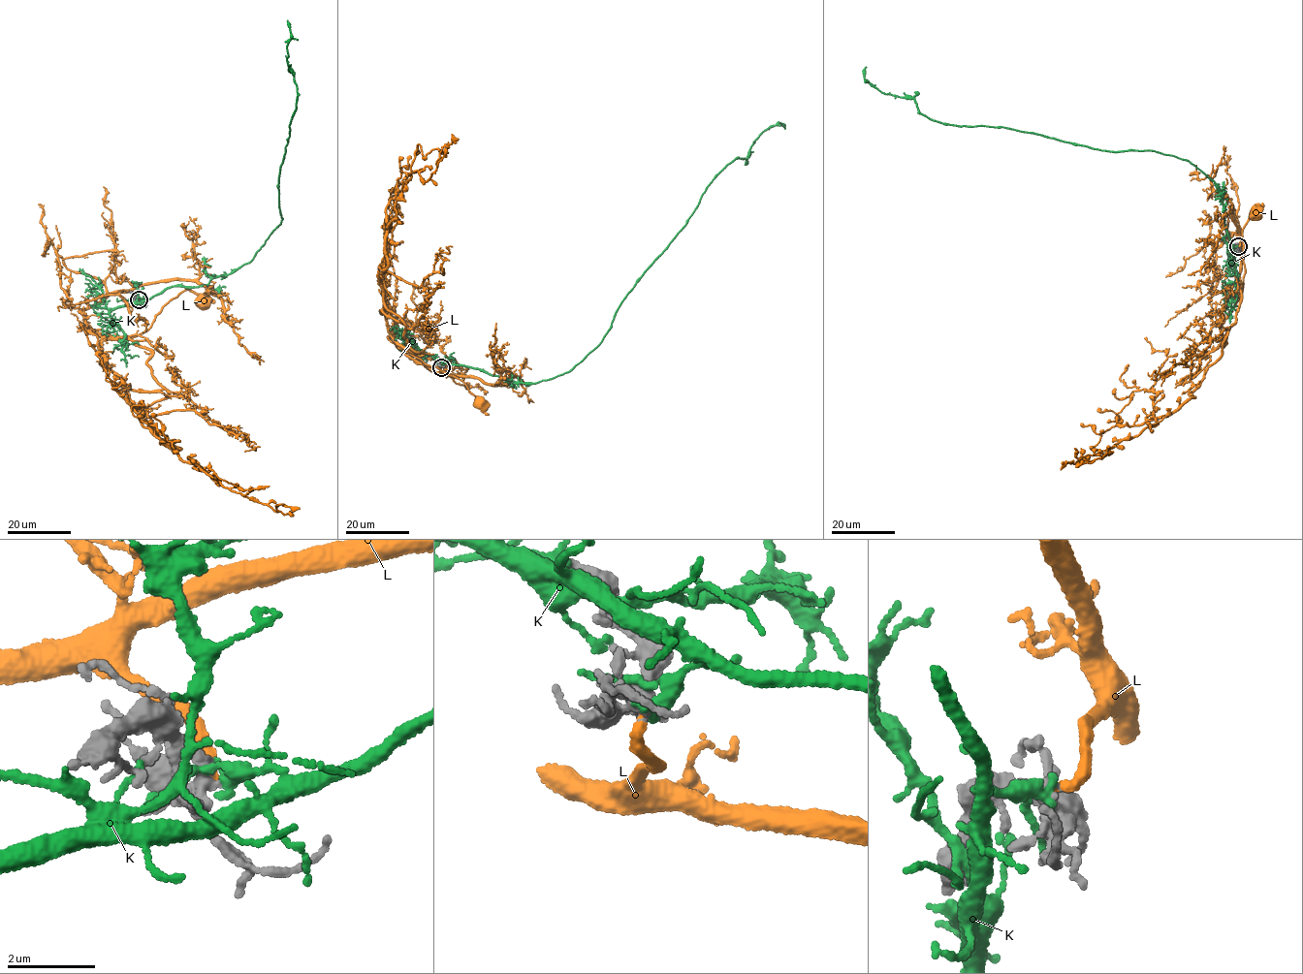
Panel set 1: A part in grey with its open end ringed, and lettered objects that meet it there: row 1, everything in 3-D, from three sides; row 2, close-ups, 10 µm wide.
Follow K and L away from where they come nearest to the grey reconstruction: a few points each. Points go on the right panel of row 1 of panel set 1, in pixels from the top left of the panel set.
K: (1233, 249), (1218, 189), (1184, 159), (935, 121), (913, 99), (883, 93), (868, 81), (866, 67)
L: (1238, 246), (1244, 242), (1237, 279), (1229, 292), (1237, 298), (1245, 267), (1243, 230), (1255, 205), (1254, 213)

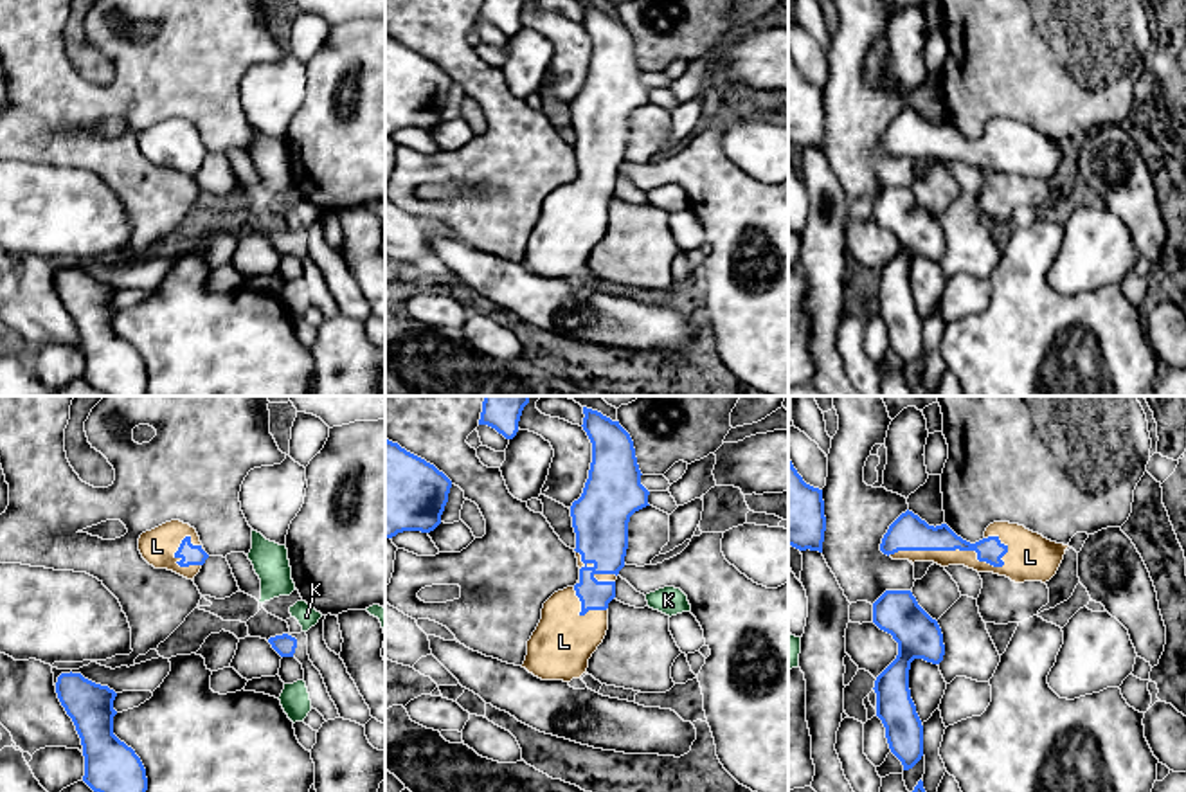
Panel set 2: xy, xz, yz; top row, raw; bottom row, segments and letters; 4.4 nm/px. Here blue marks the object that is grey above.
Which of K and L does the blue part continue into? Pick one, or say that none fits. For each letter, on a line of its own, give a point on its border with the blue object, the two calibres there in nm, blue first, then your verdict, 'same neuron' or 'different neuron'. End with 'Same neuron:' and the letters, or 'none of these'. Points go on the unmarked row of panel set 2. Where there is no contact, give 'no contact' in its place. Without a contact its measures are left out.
K: no contact | different neuron
L: yz (956, 144) | 160/100 nm | same neuron
Same neuron: L

